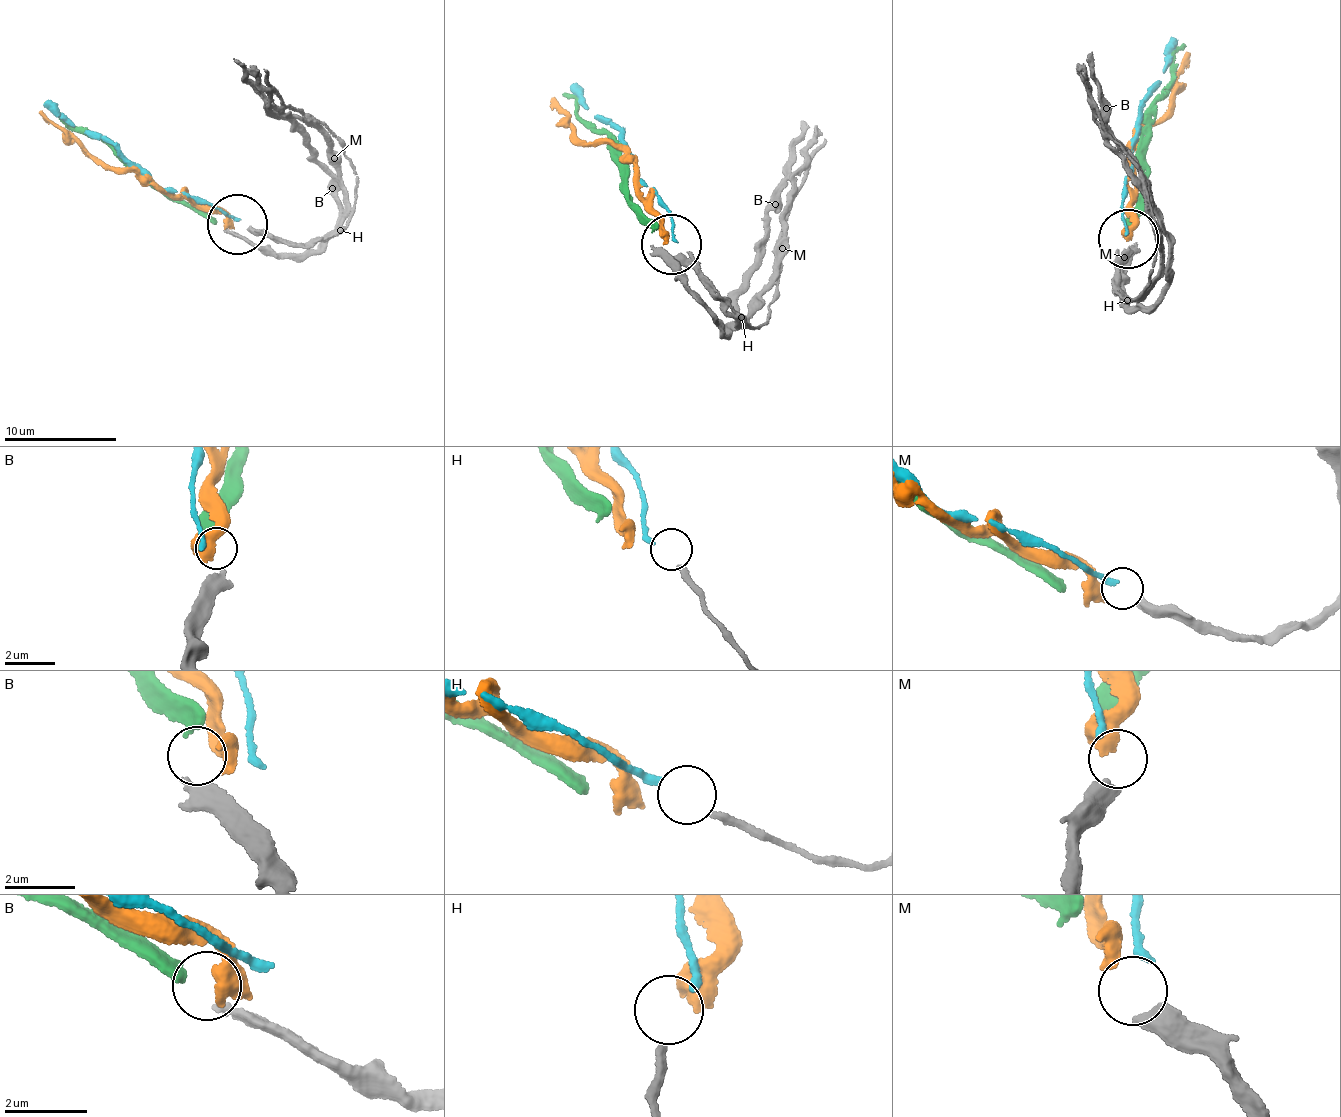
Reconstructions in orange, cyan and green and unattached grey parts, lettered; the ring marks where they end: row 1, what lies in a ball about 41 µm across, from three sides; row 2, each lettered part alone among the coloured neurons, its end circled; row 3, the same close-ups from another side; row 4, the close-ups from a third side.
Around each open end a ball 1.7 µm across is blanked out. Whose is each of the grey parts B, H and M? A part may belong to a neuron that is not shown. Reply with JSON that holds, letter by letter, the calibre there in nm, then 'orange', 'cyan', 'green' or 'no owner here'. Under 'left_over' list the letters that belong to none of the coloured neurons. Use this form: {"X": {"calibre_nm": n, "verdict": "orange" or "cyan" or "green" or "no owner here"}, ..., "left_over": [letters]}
{"B": {"calibre_nm": 320, "verdict": "green"}, "H": {"calibre_nm": 200, "verdict": "cyan"}, "M": {"calibre_nm": 500, "verdict": "no owner here"}, "left_over": ["M"]}

